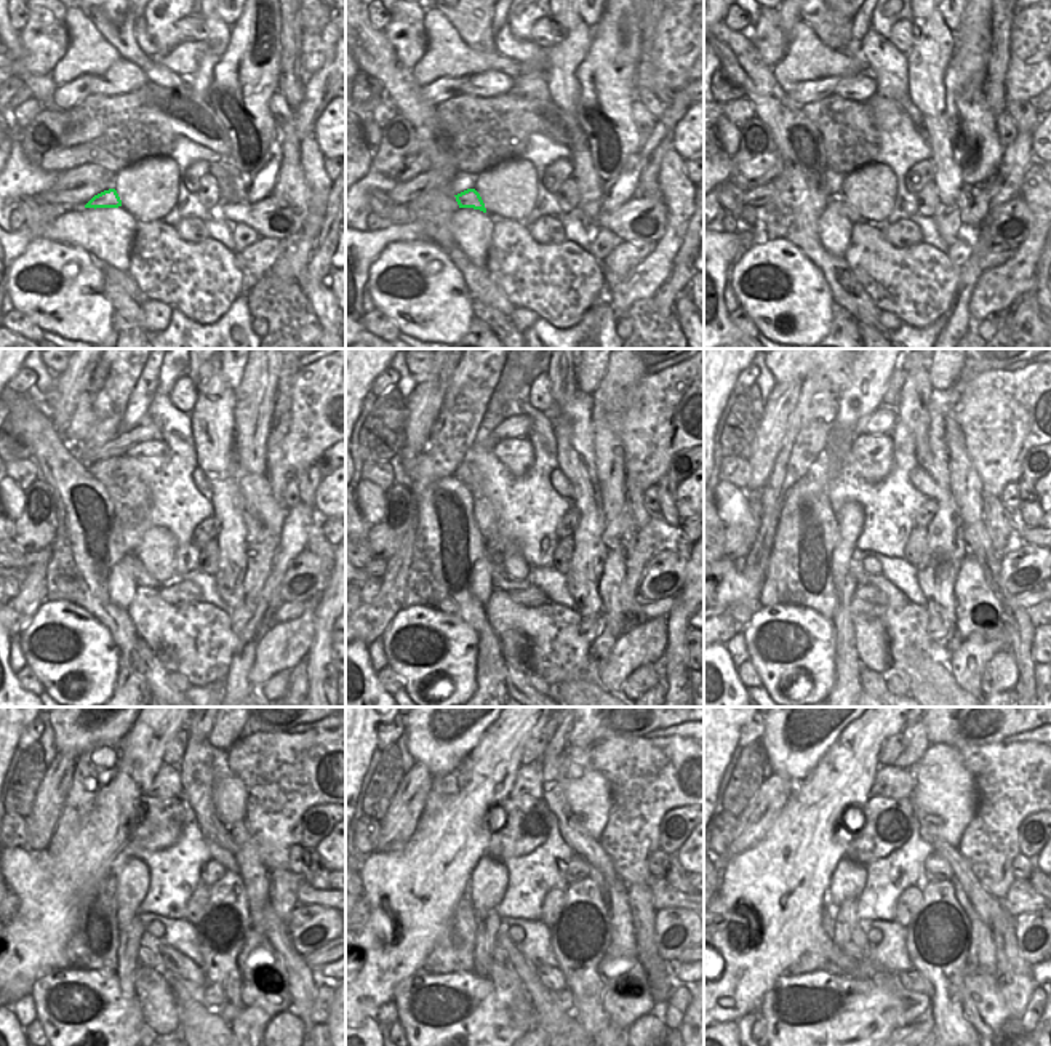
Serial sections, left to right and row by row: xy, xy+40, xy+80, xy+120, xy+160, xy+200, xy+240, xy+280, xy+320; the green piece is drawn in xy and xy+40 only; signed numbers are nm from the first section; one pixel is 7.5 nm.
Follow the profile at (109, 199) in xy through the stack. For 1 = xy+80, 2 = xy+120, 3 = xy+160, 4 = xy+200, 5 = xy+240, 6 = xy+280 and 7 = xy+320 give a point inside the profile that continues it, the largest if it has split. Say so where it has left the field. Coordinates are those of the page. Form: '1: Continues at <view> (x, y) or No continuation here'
1: Continues at xy+80 (839, 202)
2: Continues at xy+120 (133, 565)
3: Continues at xy+160 (501, 581)
4: Continues at xy+200 (896, 598)
5: Continues at xy+240 (175, 963)
6: Continues at xy+280 (552, 978)
7: Continues at xy+320 (912, 979)

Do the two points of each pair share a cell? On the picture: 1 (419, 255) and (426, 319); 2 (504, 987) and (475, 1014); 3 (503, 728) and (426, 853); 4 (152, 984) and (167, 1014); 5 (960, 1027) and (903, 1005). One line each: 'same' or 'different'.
1: same
2: different
3: same
4: same
5: different

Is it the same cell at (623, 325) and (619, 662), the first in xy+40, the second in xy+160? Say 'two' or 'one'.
two

